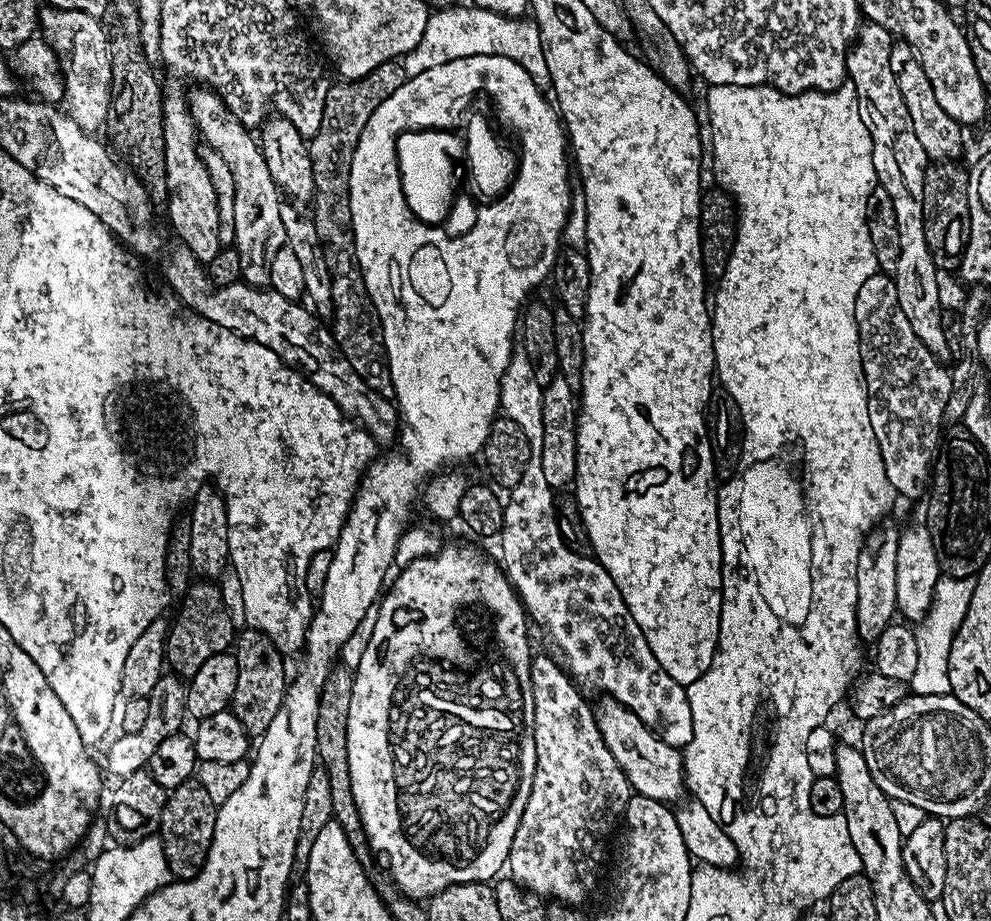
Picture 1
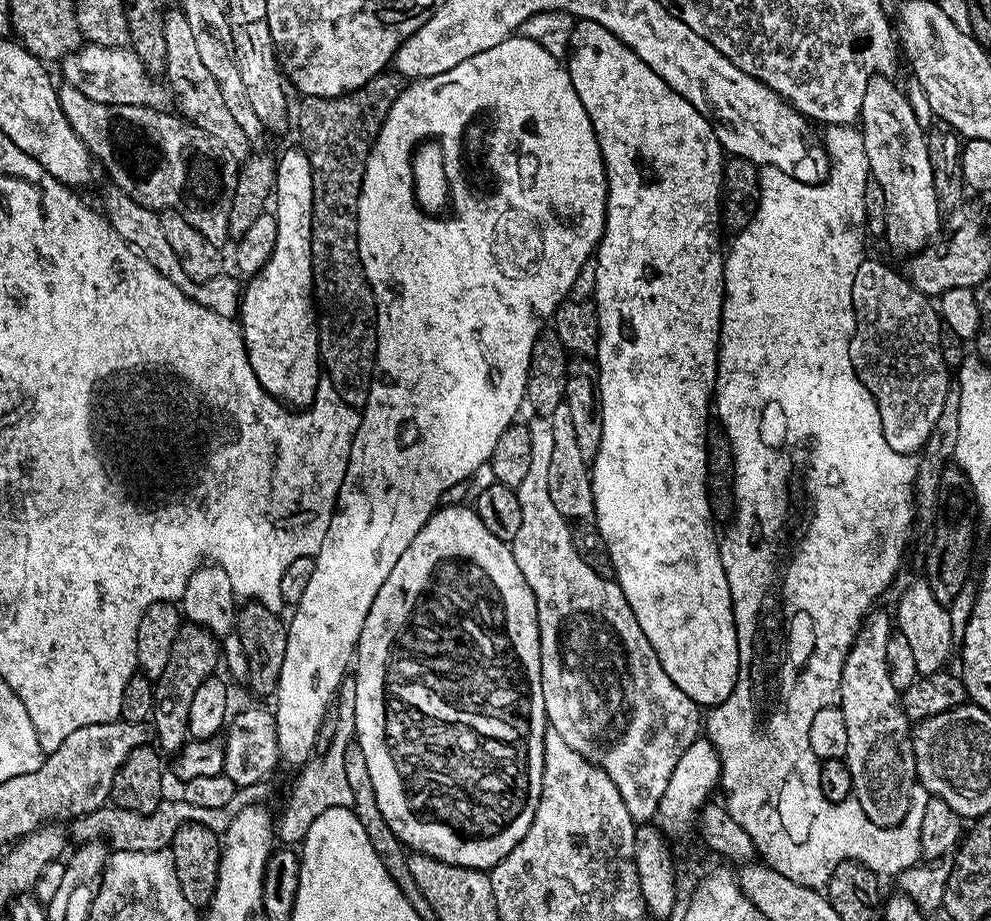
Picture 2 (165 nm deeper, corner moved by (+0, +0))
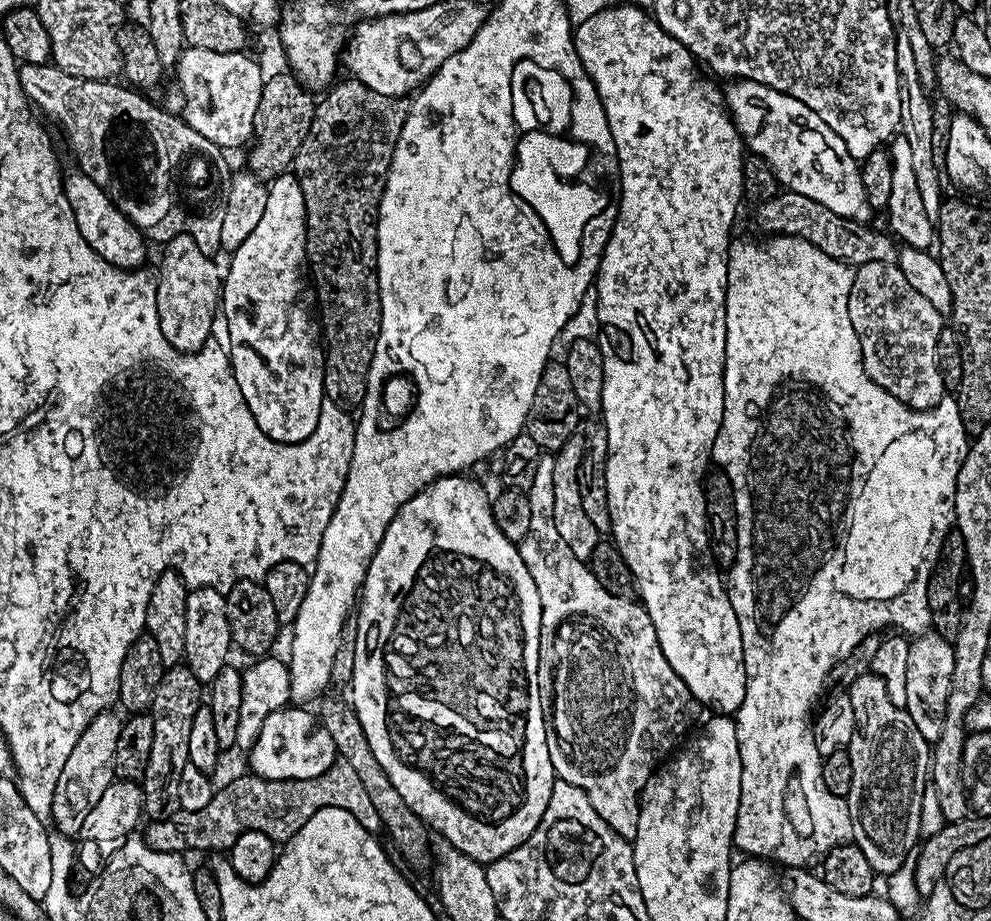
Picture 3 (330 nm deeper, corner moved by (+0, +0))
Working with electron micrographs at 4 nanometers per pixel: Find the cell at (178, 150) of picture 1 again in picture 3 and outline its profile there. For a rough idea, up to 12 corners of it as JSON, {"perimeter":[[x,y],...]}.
{"perimeter":[[195,250],[160,260],[156,305],[174,350],[209,343],[222,268]]}

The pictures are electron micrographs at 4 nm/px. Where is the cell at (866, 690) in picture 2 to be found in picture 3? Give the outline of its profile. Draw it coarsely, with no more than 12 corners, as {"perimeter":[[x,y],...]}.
{"perimeter":[[886,682],[846,695],[852,840],[873,873],[909,863],[930,741]]}

